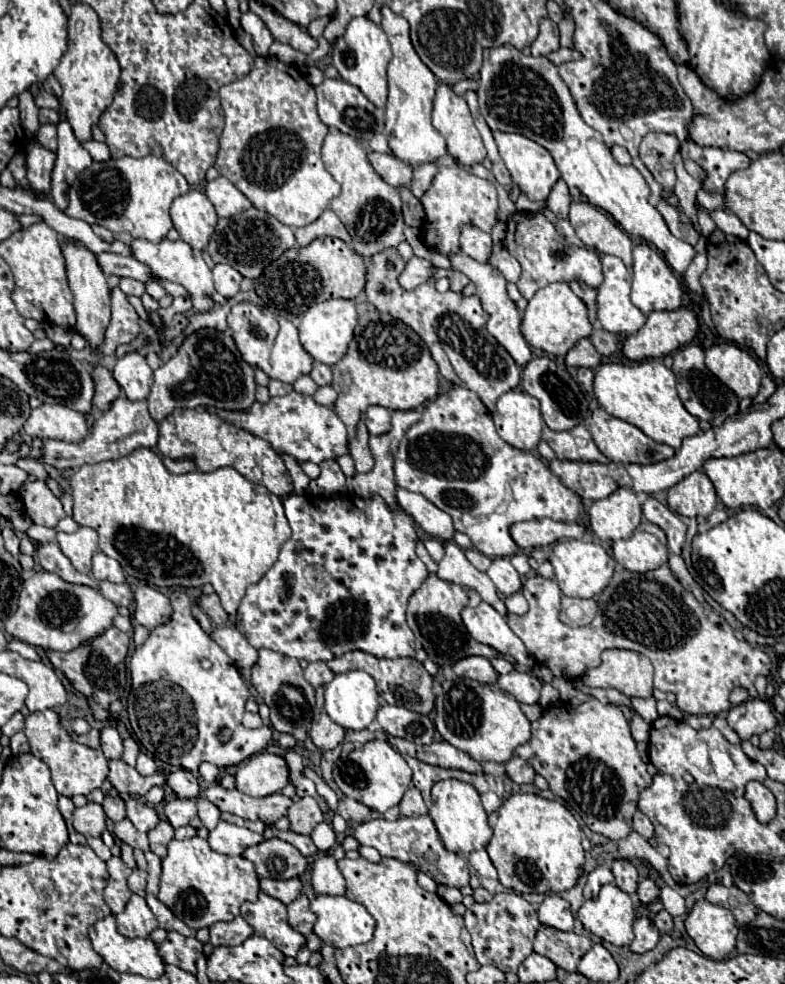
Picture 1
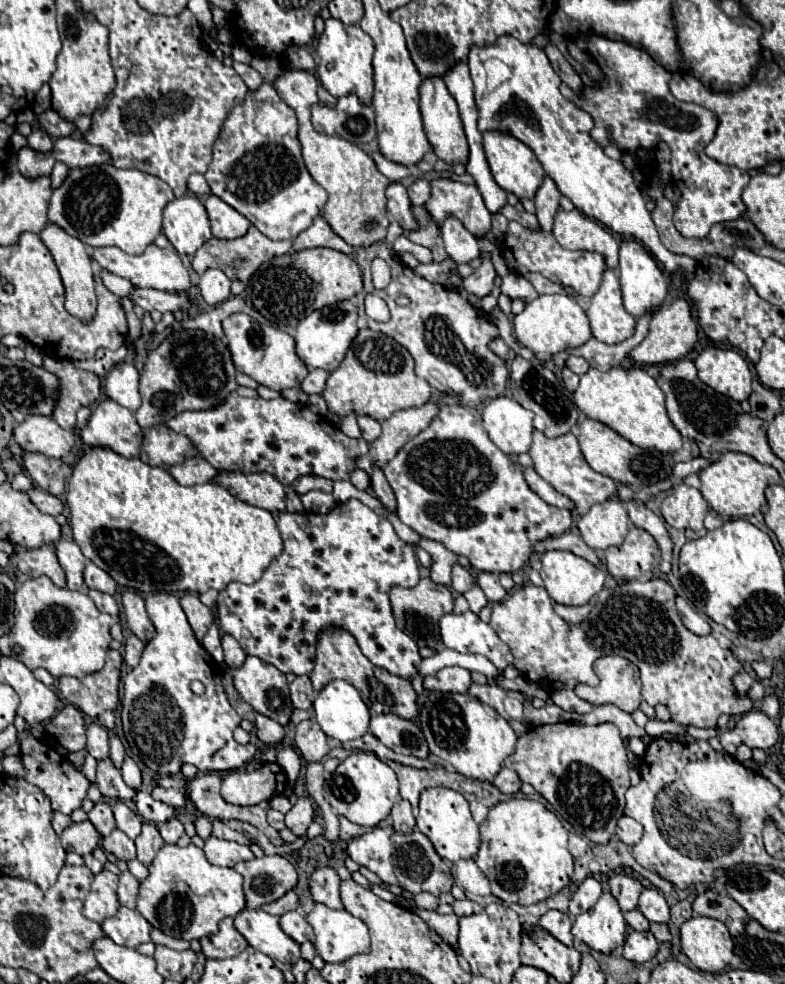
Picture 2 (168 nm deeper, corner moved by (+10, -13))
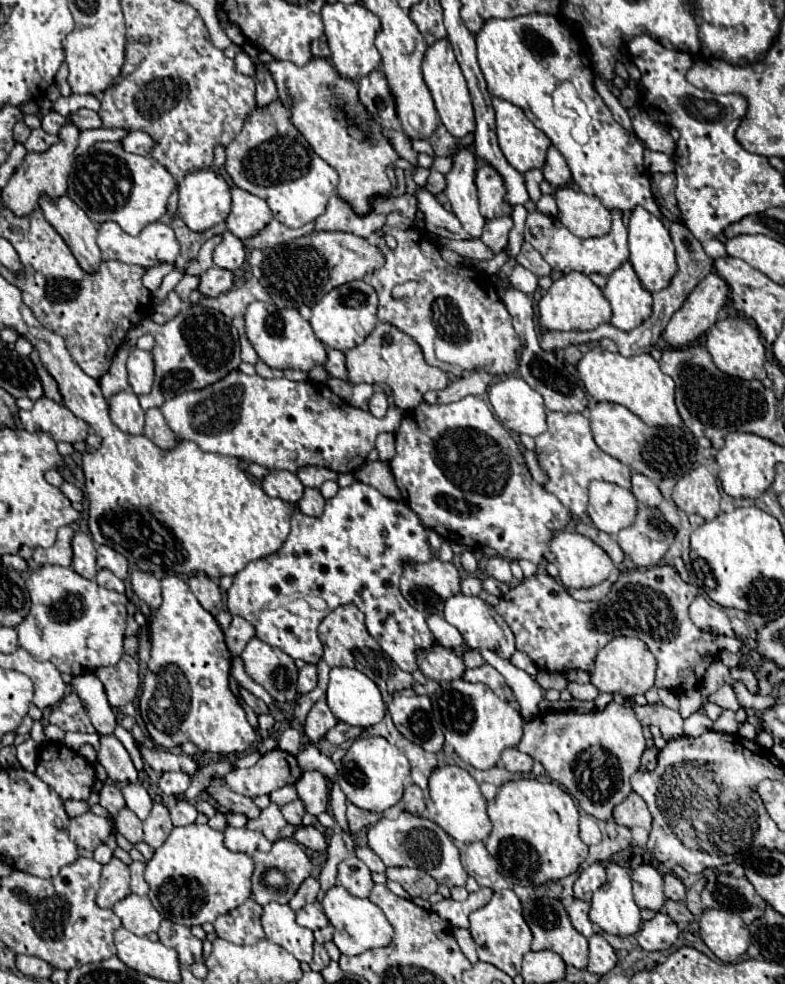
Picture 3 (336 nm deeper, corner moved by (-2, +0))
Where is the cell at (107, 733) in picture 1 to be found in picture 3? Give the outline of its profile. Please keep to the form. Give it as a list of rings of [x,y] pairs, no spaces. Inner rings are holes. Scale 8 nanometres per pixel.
[[[83,673],[73,677],[71,687],[77,691],[83,705],[87,707],[87,713],[97,733],[111,735],[117,725],[117,711],[109,705],[101,681],[93,673]]]

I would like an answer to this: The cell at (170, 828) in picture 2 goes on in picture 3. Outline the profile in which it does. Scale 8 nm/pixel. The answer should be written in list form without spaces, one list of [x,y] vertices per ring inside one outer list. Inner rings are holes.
[[[179,799],[177,805],[171,807],[171,819],[173,819],[173,825],[175,825],[175,827],[191,825],[191,823],[197,819],[197,809],[195,809],[193,803]]]

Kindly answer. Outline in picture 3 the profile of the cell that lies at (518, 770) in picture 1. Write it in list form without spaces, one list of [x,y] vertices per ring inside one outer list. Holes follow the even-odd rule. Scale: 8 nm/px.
[[[505,749],[501,755],[501,761],[505,763],[505,769],[511,773],[523,773],[529,775],[533,767],[533,759],[517,749]]]

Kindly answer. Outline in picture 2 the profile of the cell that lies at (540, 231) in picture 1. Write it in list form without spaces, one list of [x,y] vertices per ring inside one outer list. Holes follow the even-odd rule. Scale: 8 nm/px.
[[[509,222],[509,228],[503,240],[503,258],[507,262],[507,268],[515,274],[525,274],[525,272],[543,274],[545,278],[551,278],[551,282],[555,284],[575,288],[581,296],[593,296],[601,284],[603,272],[607,270],[605,258],[601,254],[583,252],[583,250],[577,250],[577,252],[565,250],[557,244],[551,232],[531,230],[521,226],[519,222]]]

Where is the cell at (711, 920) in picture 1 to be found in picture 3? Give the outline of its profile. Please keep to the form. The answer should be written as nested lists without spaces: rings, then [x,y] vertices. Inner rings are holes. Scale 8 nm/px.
[[[705,909],[699,921],[703,943],[725,963],[735,963],[749,947],[749,929],[737,913]]]

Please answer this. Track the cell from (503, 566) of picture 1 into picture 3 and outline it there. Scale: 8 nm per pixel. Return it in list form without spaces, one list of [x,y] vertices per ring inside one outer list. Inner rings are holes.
[[[491,557],[487,561],[487,575],[503,581],[503,583],[511,583],[513,581],[513,575],[511,575],[511,569],[509,569],[509,559],[503,559],[503,557]]]

